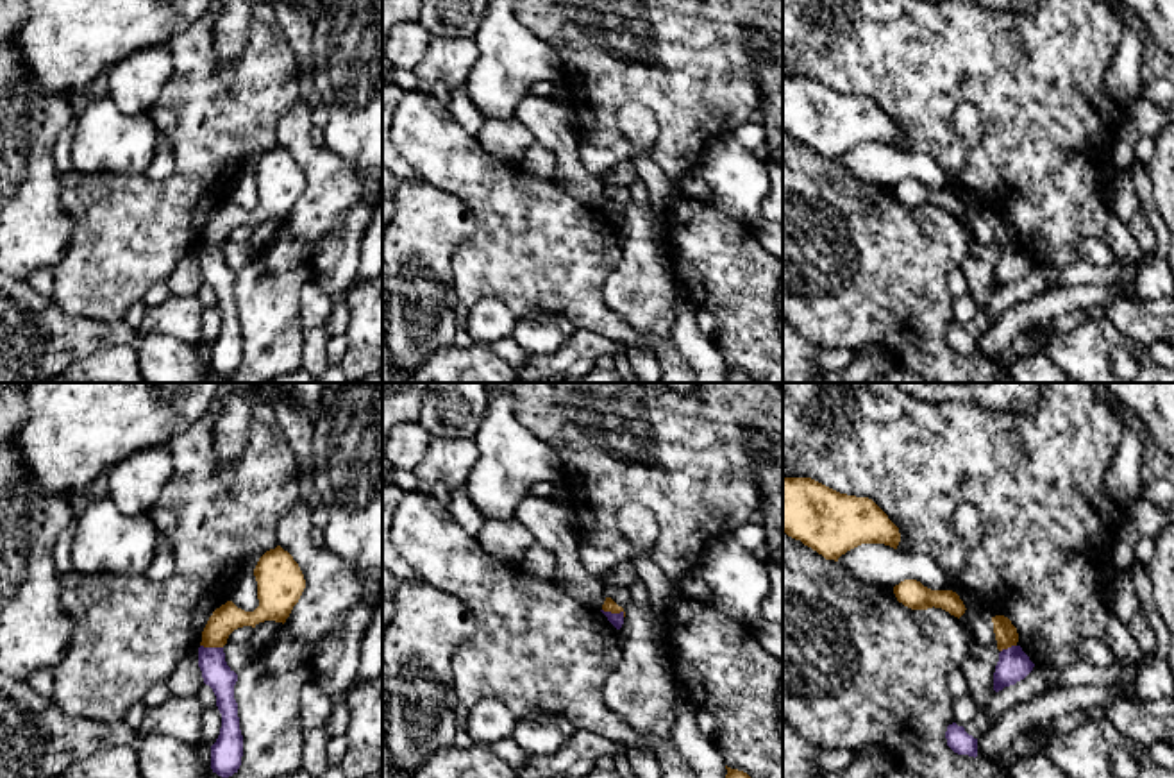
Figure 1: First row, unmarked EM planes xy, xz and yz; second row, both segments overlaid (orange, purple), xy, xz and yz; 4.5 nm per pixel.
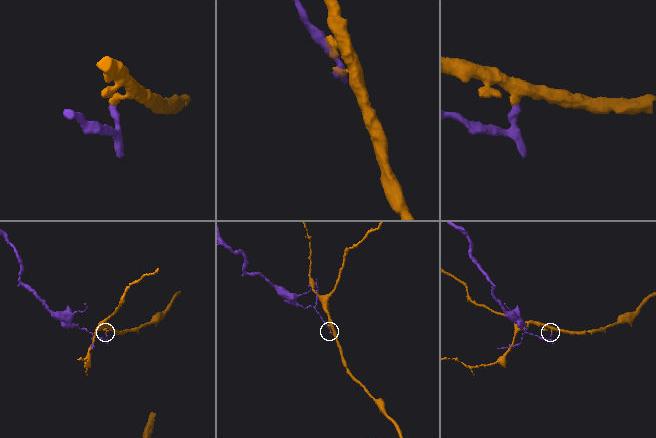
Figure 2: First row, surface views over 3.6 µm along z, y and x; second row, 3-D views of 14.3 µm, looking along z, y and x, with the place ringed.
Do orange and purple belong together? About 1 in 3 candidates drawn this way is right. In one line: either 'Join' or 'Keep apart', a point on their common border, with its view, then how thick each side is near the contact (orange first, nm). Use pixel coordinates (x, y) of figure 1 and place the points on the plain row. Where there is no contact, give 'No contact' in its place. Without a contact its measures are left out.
Keep apart. Touches orange at xz (613, 211). Thickness 60 nm (orange) against 60 nm

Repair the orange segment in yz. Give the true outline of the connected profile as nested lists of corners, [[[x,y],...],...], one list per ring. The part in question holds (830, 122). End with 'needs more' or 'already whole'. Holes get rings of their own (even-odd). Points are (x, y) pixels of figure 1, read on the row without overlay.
[[[783,77],[783,131],[834,161],[861,143],[897,148],[901,141],[899,127],[872,98],[840,93],[811,77]]]; already whole

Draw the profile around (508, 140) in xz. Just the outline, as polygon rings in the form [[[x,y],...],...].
[[[486,120],[479,141],[491,156],[518,165],[536,140],[532,132],[516,120]]]

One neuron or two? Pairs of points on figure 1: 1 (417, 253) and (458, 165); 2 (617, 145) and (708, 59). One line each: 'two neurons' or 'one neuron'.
1: two neurons
2: one neuron

